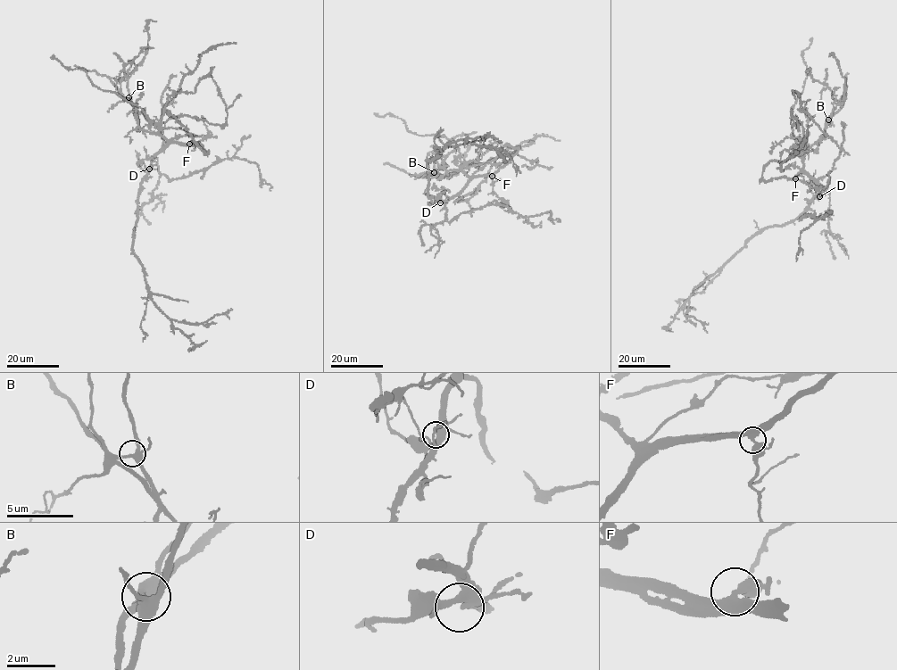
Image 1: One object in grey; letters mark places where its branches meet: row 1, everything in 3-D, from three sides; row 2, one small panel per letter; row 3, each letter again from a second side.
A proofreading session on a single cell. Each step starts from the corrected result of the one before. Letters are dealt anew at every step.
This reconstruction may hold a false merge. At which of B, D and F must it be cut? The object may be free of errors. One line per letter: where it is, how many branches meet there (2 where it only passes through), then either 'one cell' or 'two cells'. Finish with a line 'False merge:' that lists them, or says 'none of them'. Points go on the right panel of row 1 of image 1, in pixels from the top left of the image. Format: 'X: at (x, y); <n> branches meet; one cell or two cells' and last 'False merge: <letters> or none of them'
B: at (828, 119); 4 branches meet; one cell
D: at (819, 196); 4 branches meet; one cell
F: at (795, 178); 4 branches meet; one cell
False merge: none of them

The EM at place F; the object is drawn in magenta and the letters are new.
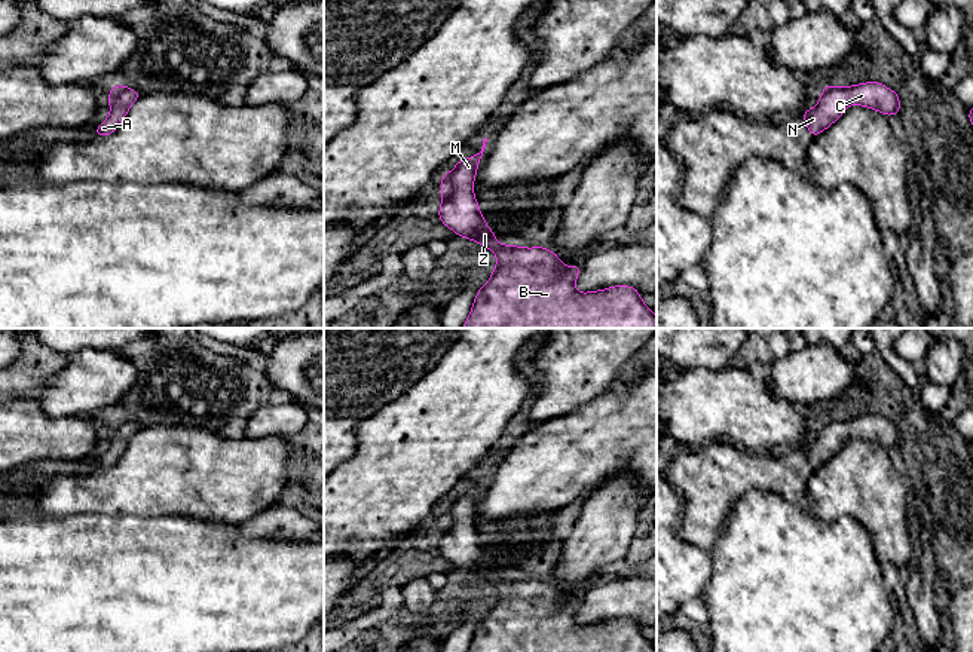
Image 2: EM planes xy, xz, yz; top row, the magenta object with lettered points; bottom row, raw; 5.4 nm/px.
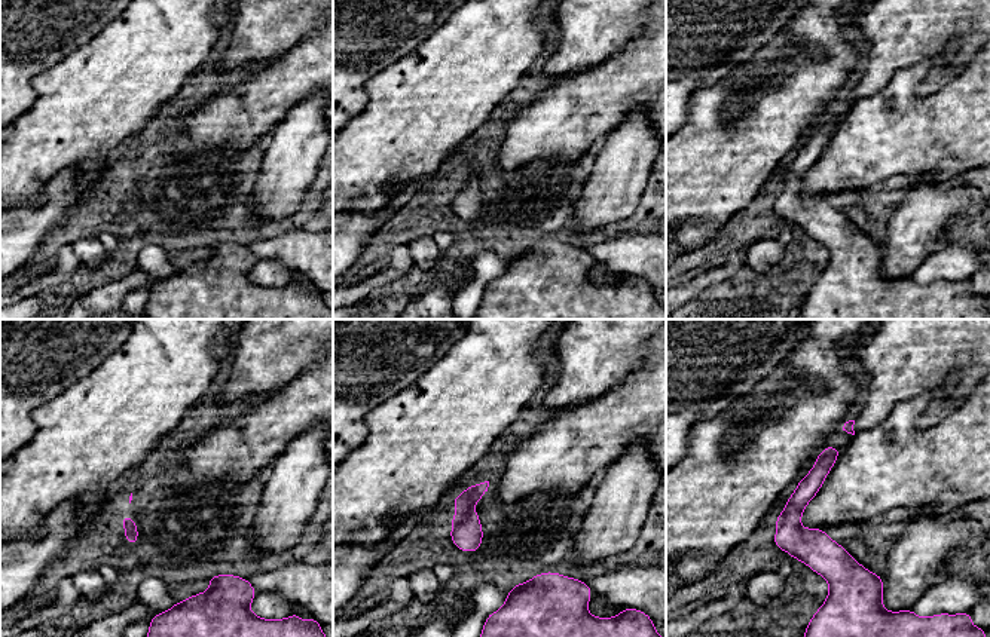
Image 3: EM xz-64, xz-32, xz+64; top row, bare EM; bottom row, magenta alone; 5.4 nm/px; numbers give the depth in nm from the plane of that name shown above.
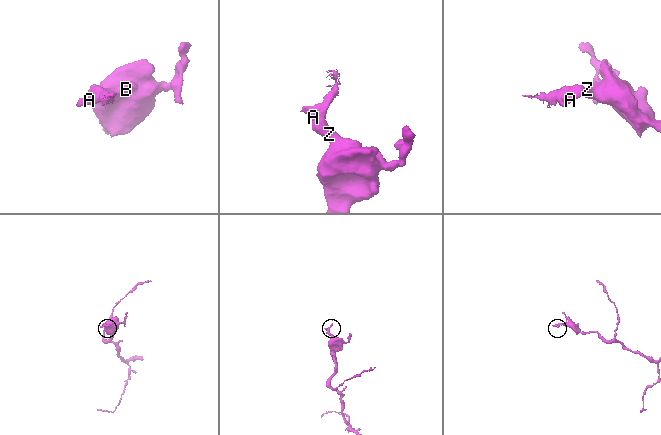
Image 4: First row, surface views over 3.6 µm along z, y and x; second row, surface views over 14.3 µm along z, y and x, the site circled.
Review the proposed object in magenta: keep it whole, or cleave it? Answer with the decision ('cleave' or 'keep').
keep

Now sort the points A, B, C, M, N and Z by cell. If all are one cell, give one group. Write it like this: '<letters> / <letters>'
A B C M N Z

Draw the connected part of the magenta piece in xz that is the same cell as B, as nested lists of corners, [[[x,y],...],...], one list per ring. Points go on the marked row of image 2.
[[[487,138],[483,140],[481,151],[456,162],[456,166],[440,180],[443,193],[438,209],[440,221],[458,236],[480,242],[496,254],[496,267],[490,279],[477,291],[469,316],[462,328],[657,328],[657,316],[642,300],[640,293],[631,285],[614,285],[606,290],[579,293],[575,281],[581,273],[579,264],[564,267],[557,252],[545,247],[515,247],[514,244],[501,245],[496,235],[487,227],[481,215],[480,205],[474,196],[474,180],[480,159],[486,149]]]

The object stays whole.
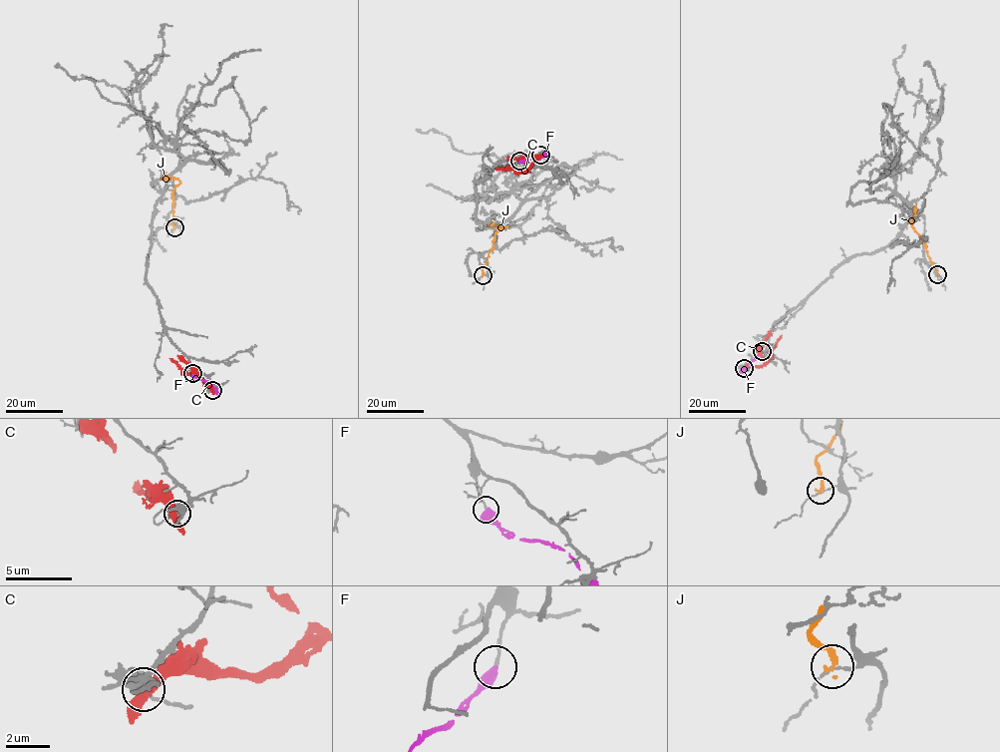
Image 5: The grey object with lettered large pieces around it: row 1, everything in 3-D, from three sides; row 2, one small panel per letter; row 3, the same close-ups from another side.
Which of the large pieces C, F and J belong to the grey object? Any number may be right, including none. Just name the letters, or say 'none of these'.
none of these

